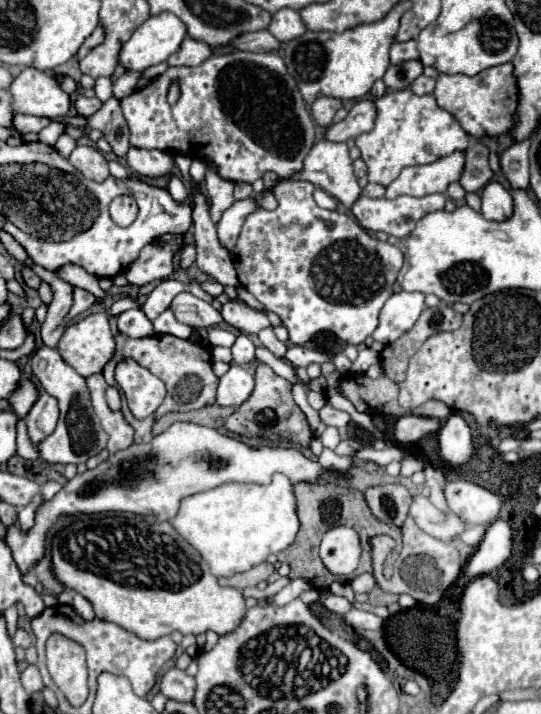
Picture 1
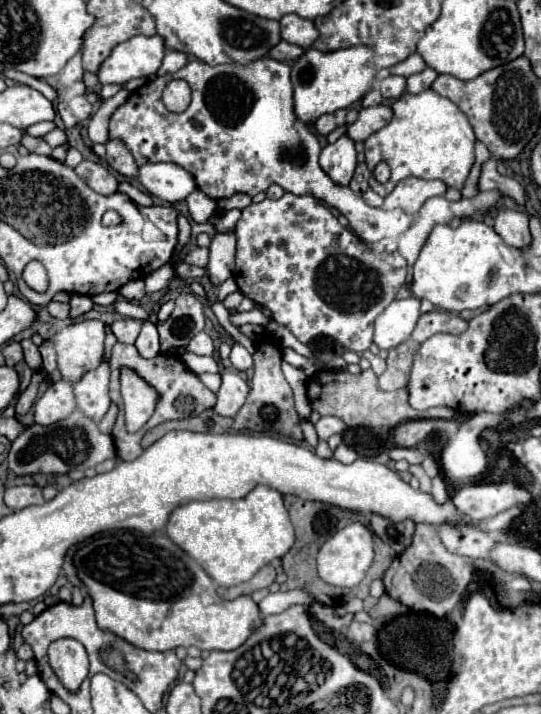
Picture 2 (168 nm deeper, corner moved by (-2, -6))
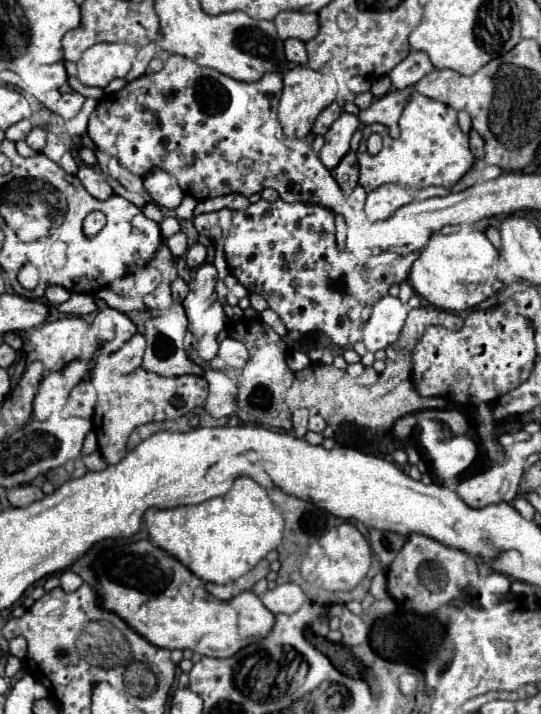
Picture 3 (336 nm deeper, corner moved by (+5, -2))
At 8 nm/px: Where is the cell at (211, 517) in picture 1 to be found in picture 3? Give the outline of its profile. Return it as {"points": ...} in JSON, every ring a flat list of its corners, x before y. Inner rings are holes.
{"points":[[237,478,233,488,225,496,211,498,195,506,177,506,169,510,151,508,145,514,145,522,151,534,151,540,157,546,167,550,175,558,179,558,201,580,215,582,215,584,227,584,247,574,247,570,251,570,259,560,263,560,271,550,275,550,281,544,283,528,285,528,283,516,277,510,277,506,271,502,267,490,251,478]]}

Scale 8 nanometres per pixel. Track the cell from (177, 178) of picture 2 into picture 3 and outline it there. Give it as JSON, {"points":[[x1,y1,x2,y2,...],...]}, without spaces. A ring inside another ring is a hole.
{"points":[[153,170,143,176,145,192,163,208,177,208,183,200,183,190,167,170]]}

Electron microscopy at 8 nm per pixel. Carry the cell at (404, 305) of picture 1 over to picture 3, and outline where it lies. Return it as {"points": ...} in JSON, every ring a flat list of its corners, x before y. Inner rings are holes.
{"points":[[383,296,379,302,375,302,371,318,363,324,363,342,367,350,377,352,381,348,387,348,393,344,407,318,407,308,403,302,395,296]]}

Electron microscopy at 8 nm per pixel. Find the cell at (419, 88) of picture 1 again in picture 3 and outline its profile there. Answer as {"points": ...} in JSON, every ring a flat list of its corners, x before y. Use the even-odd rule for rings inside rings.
{"points":[[411,50,409,56,399,62,391,72,391,80,393,80,393,86,403,90,407,86,413,86,417,84,423,76,427,76,435,66,429,62,429,56,425,52,417,52,417,50]]}

